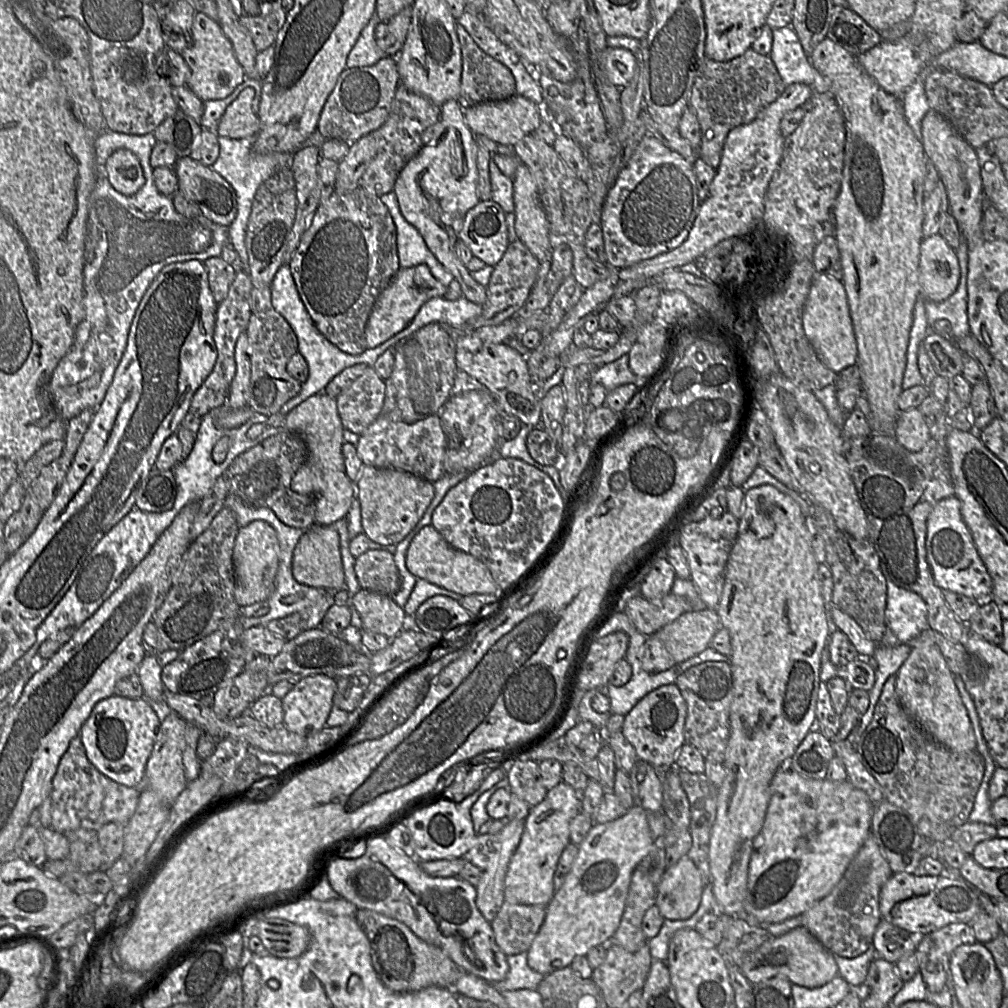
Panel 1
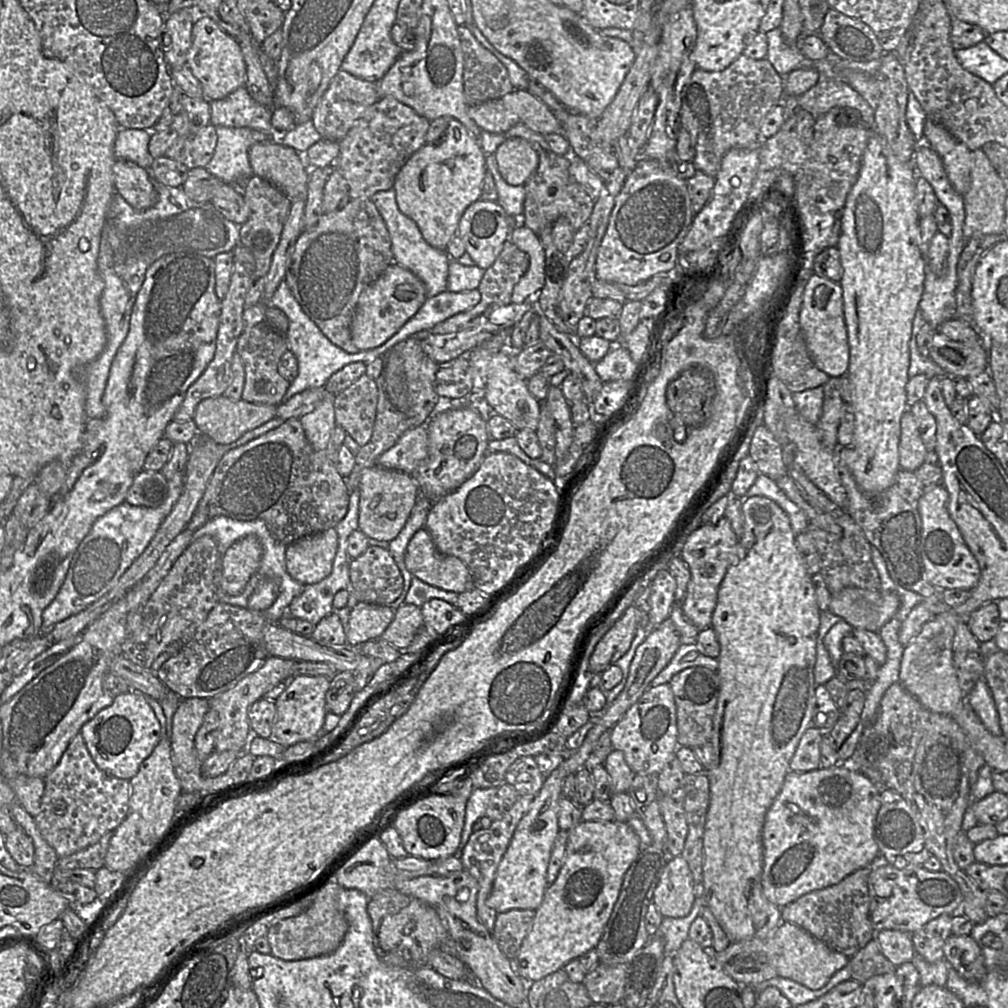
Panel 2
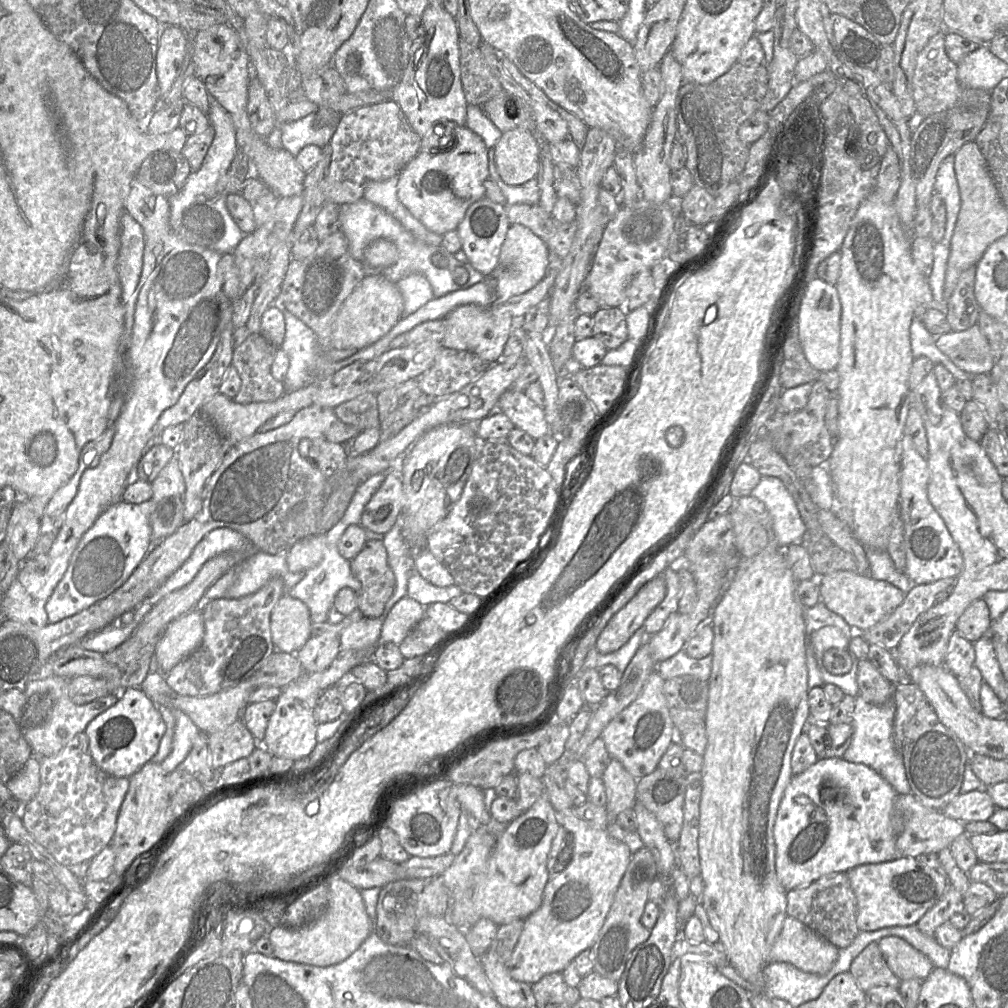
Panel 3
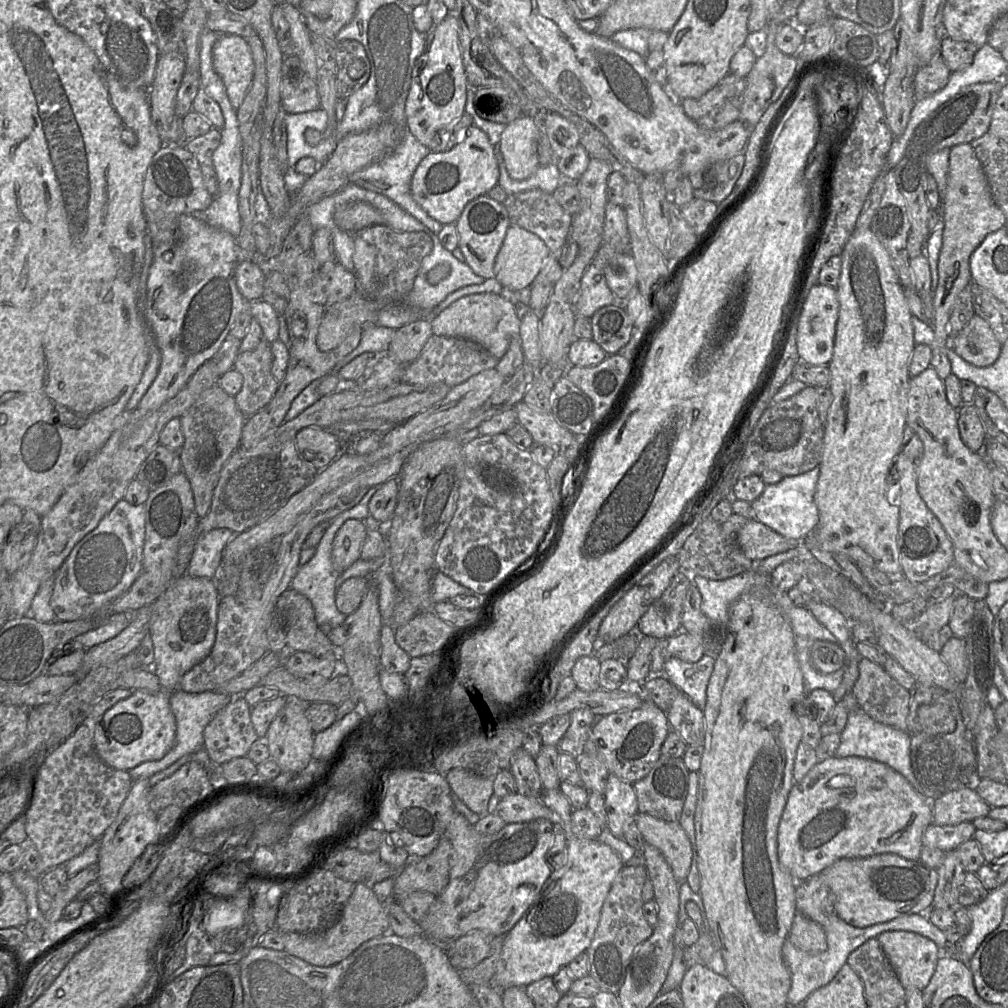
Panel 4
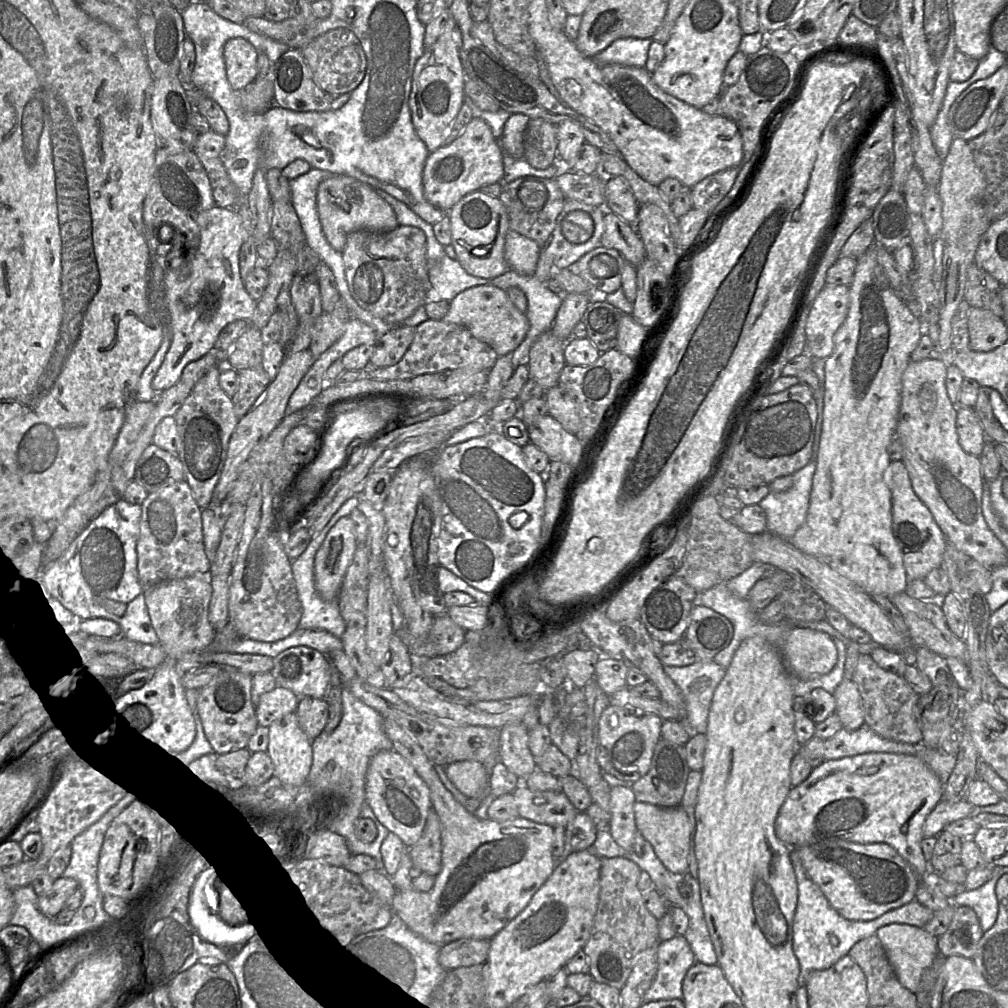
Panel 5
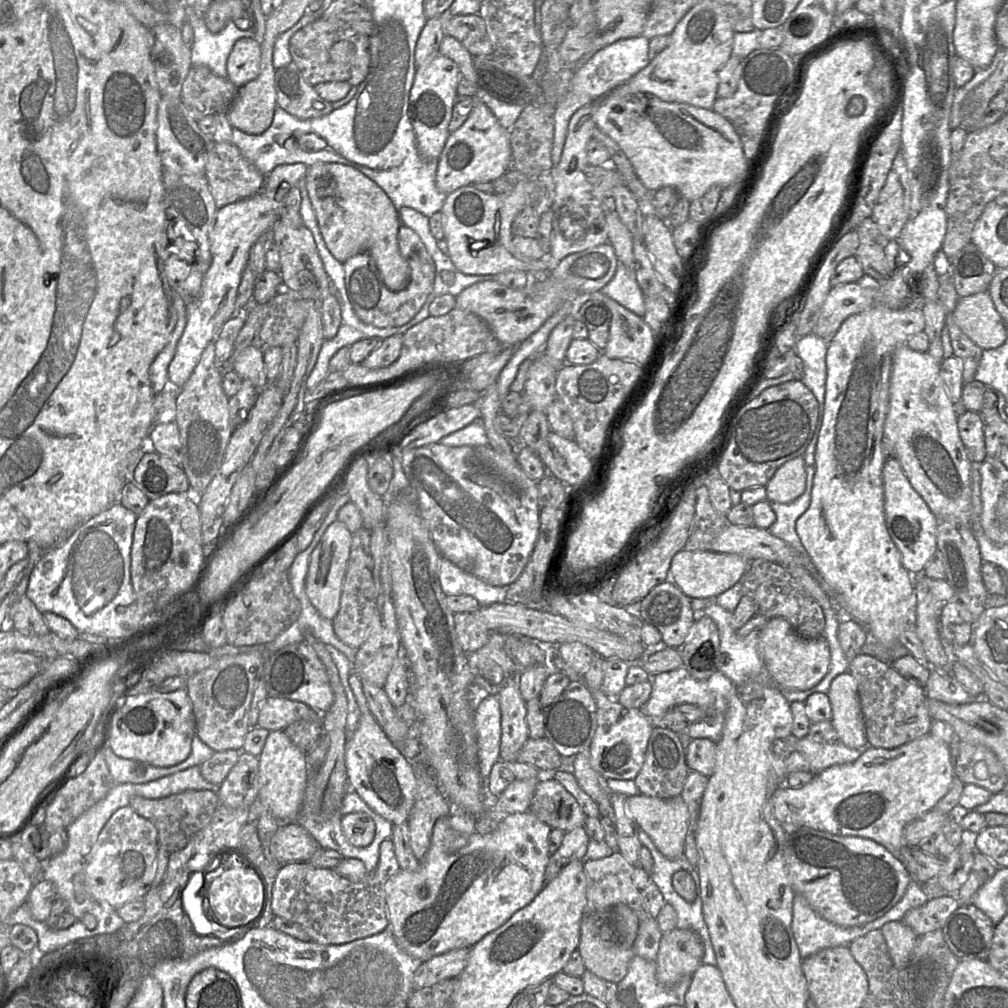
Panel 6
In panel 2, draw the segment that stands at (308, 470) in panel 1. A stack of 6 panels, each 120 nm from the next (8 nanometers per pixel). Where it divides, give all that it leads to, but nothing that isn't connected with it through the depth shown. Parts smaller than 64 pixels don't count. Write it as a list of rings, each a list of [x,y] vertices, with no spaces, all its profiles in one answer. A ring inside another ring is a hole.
[[[333,394],[325,398],[308,414],[300,418],[305,436],[315,451],[327,448],[331,433],[336,426]]]

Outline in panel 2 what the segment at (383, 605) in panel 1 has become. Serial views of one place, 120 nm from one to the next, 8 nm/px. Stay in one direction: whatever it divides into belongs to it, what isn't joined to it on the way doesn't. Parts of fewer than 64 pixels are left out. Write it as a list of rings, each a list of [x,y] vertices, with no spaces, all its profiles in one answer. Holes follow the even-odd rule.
[[[359,601],[351,610],[347,644],[360,647],[363,643],[380,638],[394,619],[395,610],[391,606]]]

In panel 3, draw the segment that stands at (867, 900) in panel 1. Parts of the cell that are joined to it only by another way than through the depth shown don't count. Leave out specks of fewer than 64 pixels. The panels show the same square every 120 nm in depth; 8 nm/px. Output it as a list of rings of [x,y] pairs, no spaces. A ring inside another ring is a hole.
[[[846,872],[830,873],[809,885],[788,890],[786,912],[838,949],[848,947],[860,932],[856,922],[857,900]]]

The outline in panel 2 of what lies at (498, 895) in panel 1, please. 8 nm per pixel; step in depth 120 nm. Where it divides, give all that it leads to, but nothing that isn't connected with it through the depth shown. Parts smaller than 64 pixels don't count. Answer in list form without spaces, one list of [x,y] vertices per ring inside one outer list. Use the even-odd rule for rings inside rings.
[[[534,795],[520,796],[513,806],[506,810],[501,819],[492,822],[490,828],[483,828],[478,832],[473,832],[461,852],[461,861],[464,869],[467,869],[479,884],[476,901],[477,916],[490,933],[494,929],[496,915],[498,913],[490,908],[486,901],[491,893],[498,865],[508,848],[516,826],[528,812],[534,797]]]

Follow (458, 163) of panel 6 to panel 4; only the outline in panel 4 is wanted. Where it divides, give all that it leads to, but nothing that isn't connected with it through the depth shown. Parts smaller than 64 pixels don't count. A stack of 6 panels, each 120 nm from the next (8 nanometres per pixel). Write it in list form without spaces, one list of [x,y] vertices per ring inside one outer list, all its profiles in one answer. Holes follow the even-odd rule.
[[[470,125],[460,137],[460,141],[449,151],[430,152],[417,166],[411,181],[414,200],[433,219],[441,224],[455,224],[464,207],[473,199],[486,193],[498,184],[499,169],[493,145],[485,132]]]

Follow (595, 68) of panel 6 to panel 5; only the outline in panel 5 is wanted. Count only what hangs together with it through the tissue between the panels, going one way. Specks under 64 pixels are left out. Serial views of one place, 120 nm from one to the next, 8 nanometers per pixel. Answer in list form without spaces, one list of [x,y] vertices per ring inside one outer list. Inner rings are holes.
[[[620,38],[596,55],[595,59],[603,65],[644,68],[652,41],[652,38]]]

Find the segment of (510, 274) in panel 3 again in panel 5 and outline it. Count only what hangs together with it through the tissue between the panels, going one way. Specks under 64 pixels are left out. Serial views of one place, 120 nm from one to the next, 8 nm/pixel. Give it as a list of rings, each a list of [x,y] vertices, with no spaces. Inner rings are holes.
[[[513,230],[506,234],[504,258],[510,269],[521,275],[533,275],[541,246]]]

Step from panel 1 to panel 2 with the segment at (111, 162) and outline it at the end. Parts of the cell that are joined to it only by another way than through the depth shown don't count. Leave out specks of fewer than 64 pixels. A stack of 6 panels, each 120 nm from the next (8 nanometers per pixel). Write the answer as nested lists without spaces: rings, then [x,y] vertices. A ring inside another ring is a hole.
[[[117,159],[113,174],[115,192],[133,208],[145,210],[157,203],[158,194],[145,168],[130,160]]]

